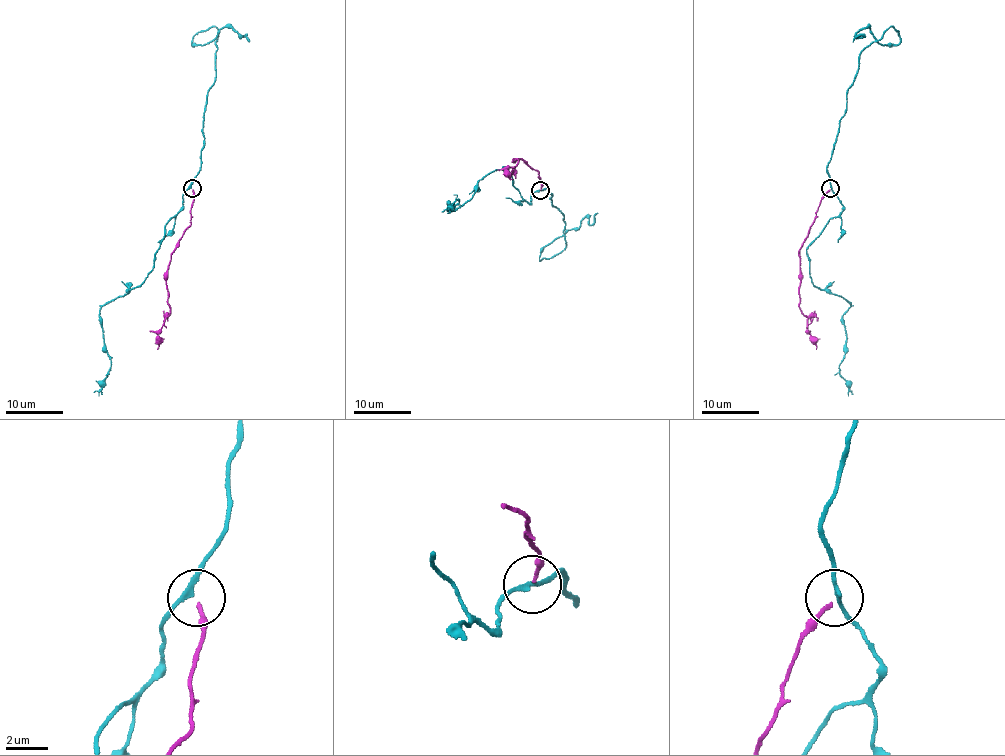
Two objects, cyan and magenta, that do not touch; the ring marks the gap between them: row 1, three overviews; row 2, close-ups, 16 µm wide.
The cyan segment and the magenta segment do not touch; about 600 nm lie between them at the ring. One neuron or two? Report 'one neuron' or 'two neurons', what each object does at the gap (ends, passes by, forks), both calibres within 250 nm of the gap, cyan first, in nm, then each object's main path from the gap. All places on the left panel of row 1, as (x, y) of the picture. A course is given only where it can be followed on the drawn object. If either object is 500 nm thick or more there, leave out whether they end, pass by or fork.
one neuron; cyan passes by; magenta ends; calibres 190 and 140 nm; course cyan (191, 187), (165, 226), (152, 270), (99, 310), (111, 369), (94, 392); course magenta (192, 189), (191, 223), (171, 254), (167, 279), (169, 309), (158, 334), (157, 349)

